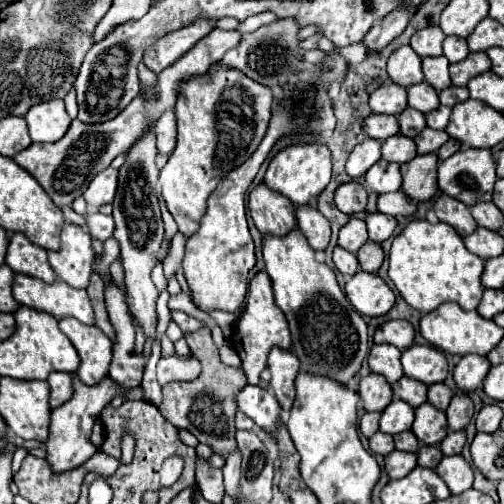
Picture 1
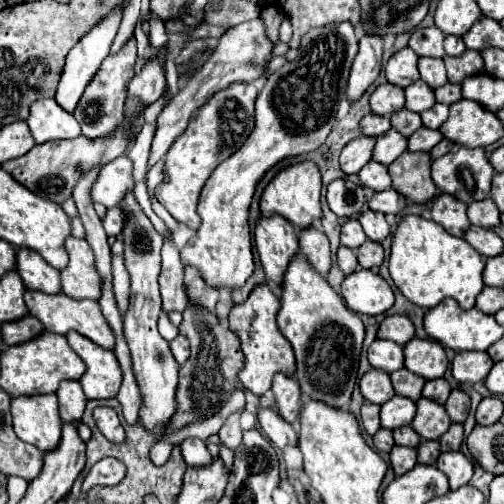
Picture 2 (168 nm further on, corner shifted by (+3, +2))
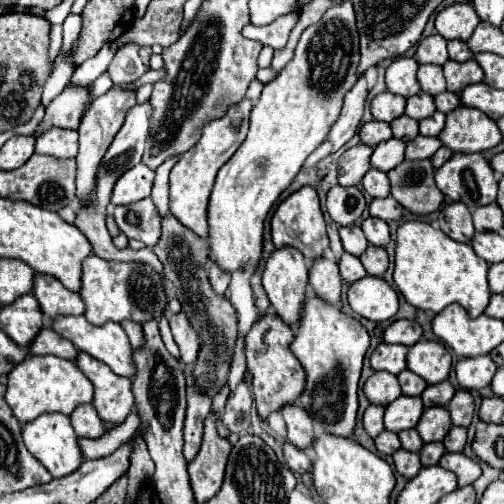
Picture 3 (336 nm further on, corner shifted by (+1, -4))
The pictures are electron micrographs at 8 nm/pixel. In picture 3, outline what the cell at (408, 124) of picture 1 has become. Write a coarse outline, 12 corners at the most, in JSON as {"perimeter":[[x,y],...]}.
{"perimeter":[[408,115],[390,123],[394,137],[406,143],[418,135],[418,121]]}

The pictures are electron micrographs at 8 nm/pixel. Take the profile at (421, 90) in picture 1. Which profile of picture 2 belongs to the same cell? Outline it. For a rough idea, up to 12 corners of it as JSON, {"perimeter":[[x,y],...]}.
{"perimeter":[[424,81],[406,87],[406,109],[422,113],[434,103]]}

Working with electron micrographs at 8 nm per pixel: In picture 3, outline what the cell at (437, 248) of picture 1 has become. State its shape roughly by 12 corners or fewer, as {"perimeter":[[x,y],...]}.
{"perimeter":[[430,223],[398,227],[394,283],[412,307],[470,317],[484,263]]}

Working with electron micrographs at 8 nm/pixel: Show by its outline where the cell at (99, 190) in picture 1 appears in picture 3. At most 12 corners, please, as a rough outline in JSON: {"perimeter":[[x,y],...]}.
{"perimeter":[[138,163],[114,183],[110,201],[130,205],[150,195],[154,171]]}

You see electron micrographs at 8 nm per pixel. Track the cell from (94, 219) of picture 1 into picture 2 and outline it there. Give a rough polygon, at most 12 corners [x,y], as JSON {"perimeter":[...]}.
{"perimeter":[[122,205],[108,209],[102,221],[108,235],[120,235],[126,223]]}

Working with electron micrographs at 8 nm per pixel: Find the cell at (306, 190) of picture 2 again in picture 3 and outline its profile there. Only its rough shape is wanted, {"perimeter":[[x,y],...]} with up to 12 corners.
{"perimeter":[[312,185],[284,199],[270,221],[276,247],[306,259],[328,247]]}

